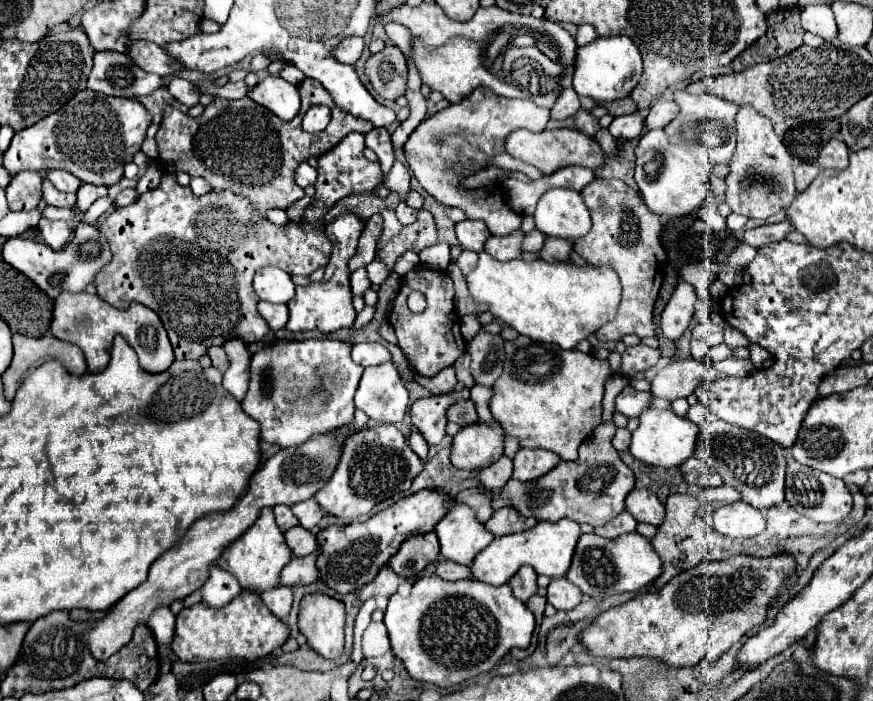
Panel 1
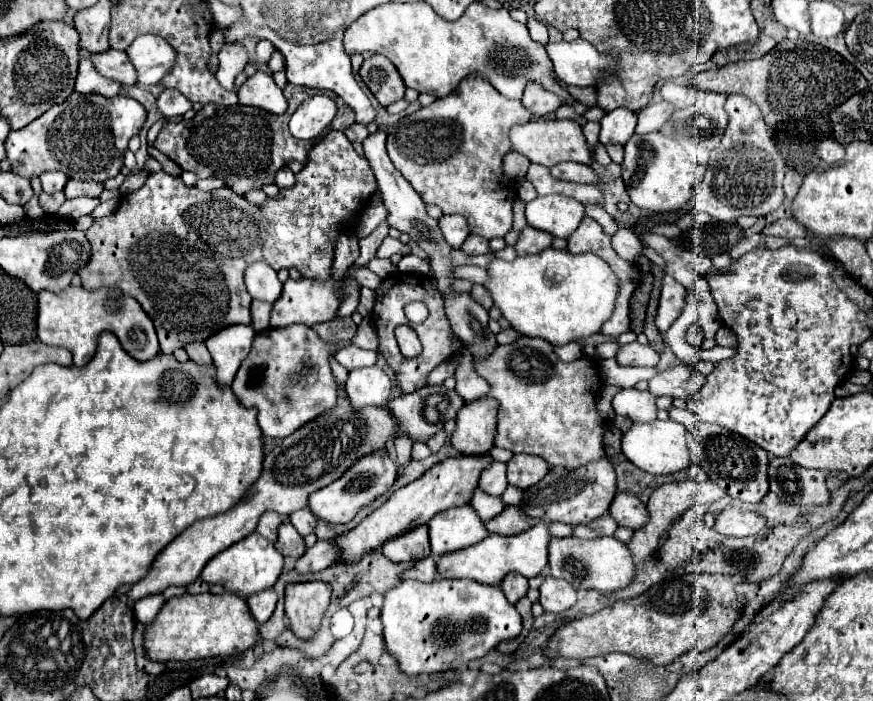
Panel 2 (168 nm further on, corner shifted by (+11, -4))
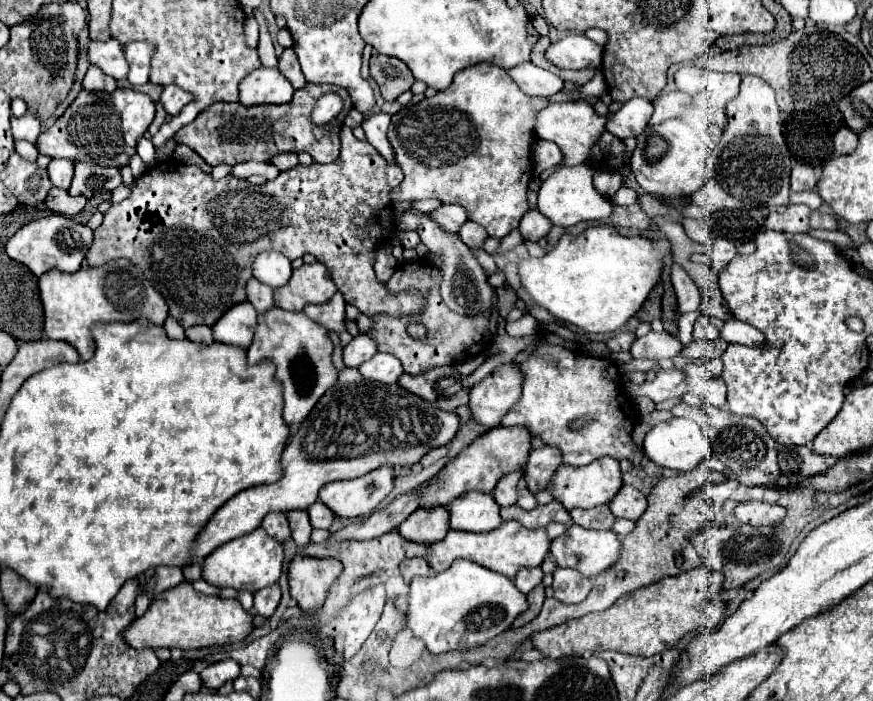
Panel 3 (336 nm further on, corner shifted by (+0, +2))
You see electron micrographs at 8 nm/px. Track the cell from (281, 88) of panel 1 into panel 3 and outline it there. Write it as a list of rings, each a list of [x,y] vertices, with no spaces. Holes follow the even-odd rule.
[[[258,67],[248,77],[240,81],[240,103],[244,107],[266,105],[266,103],[288,103],[292,99],[294,87],[290,81],[278,71],[270,67]]]

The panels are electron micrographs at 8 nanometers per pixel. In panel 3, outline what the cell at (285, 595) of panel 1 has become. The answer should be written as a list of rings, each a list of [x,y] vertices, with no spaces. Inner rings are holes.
[[[270,585],[270,587],[264,587],[254,593],[254,609],[258,615],[262,615],[266,619],[276,611],[278,603],[280,603],[280,587],[278,585]]]

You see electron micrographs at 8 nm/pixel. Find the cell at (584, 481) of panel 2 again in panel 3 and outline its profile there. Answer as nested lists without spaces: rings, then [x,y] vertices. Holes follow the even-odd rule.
[[[612,457],[596,459],[594,463],[584,465],[584,467],[562,465],[556,471],[556,475],[552,479],[552,485],[550,485],[554,499],[558,499],[568,511],[574,509],[574,507],[590,509],[590,507],[596,507],[596,505],[610,503],[612,497],[616,495],[616,491],[620,491],[620,487],[622,487],[622,473],[620,473],[618,461],[612,459]]]

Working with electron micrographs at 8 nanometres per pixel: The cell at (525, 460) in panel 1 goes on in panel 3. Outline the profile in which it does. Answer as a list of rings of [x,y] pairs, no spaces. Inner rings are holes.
[[[544,445],[540,449],[532,449],[528,463],[524,467],[524,477],[528,481],[528,489],[532,493],[548,489],[548,485],[560,465],[562,465],[560,449],[550,447],[550,445]]]

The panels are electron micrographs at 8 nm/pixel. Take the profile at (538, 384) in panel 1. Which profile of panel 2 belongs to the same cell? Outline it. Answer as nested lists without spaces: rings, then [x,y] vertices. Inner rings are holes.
[[[519,337],[519,339],[517,339],[515,343],[511,343],[511,345],[499,345],[499,347],[495,349],[495,353],[493,353],[491,357],[487,357],[487,361],[475,363],[475,369],[477,369],[477,373],[491,385],[489,397],[499,403],[497,437],[495,437],[495,445],[497,445],[497,447],[509,449],[509,451],[513,451],[513,453],[539,455],[539,457],[543,457],[551,467],[565,467],[565,469],[575,469],[575,467],[585,465],[585,463],[589,463],[589,461],[597,461],[597,459],[601,459],[601,457],[605,455],[605,449],[603,449],[601,439],[603,439],[603,433],[605,433],[605,429],[607,429],[607,421],[603,421],[603,419],[599,417],[599,413],[597,413],[597,409],[595,409],[595,395],[593,395],[595,389],[601,387],[601,377],[599,377],[597,367],[595,367],[595,363],[593,363],[591,359],[583,359],[583,357],[581,357],[581,359],[575,359],[575,361],[571,361],[571,363],[565,363],[565,361],[561,361],[561,359],[557,357],[557,353],[553,351],[551,343],[547,343],[547,341],[543,341],[543,339]]]

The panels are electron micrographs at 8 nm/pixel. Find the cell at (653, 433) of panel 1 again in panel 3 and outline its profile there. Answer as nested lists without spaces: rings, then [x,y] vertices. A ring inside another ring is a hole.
[[[672,417],[670,421],[658,423],[652,427],[644,437],[644,453],[648,459],[652,459],[660,467],[676,469],[676,471],[692,471],[698,463],[702,463],[710,453],[710,443],[704,437],[702,429],[688,419]]]

